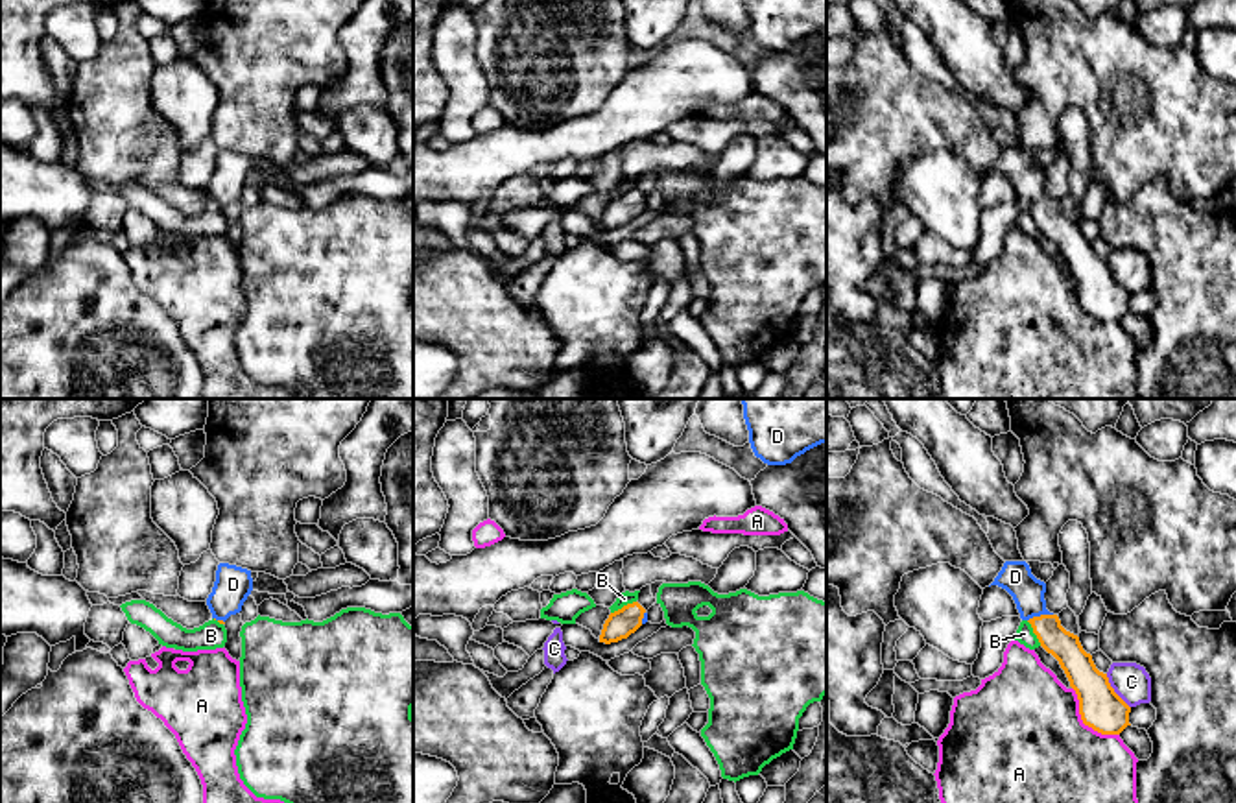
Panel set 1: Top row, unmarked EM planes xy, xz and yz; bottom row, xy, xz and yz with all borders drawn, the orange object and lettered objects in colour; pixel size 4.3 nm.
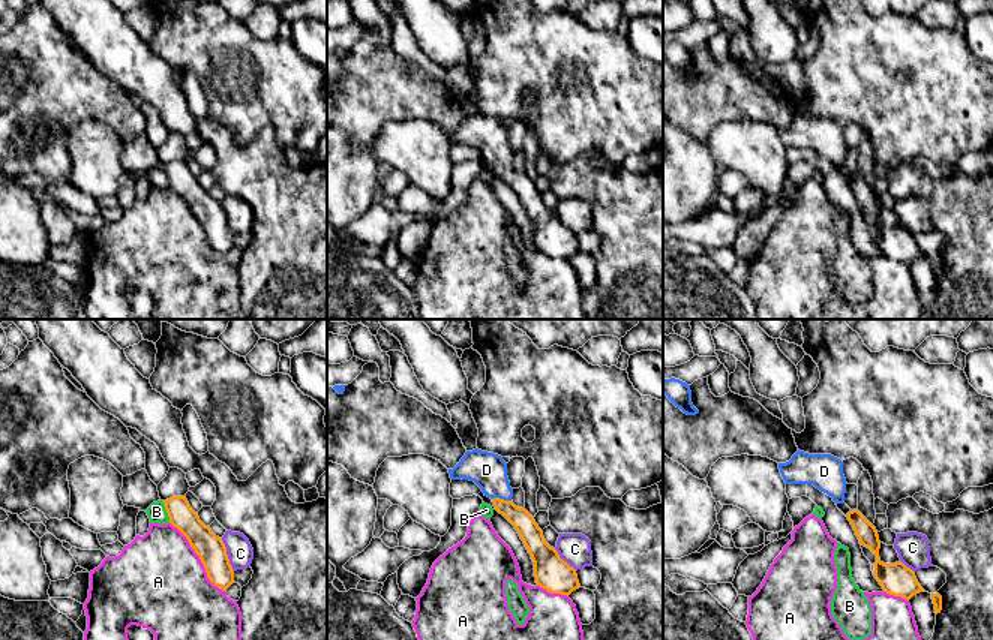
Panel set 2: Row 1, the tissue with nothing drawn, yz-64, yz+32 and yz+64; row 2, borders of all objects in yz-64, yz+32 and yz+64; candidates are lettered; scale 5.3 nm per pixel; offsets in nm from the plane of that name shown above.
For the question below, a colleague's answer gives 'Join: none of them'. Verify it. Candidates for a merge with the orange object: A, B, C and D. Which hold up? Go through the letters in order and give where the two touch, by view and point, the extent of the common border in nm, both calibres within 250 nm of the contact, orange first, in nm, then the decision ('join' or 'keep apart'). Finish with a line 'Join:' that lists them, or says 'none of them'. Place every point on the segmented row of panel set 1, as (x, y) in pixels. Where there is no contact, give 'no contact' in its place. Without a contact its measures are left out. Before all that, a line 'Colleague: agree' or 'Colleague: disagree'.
Colleague: disagree
A: meets orange in yz at (1083, 722); contact 300 nm long; 190 nm thick on the orange side, 500 nm on the other; keep apart
B: meets orange in xz at (624, 606); contact 130 nm long; 120 nm thick on the orange side, 60 nm on the other; keep apart
C: meets orange in yz at (1113, 691); contact 190 nm long; 190 nm thick on the orange side, 160 nm on the other; keep apart
D: meets orange in yz at (1041, 615); contact 120 nm long; 140 nm thick on the orange side, 140 nm on the other; join
Join: D

